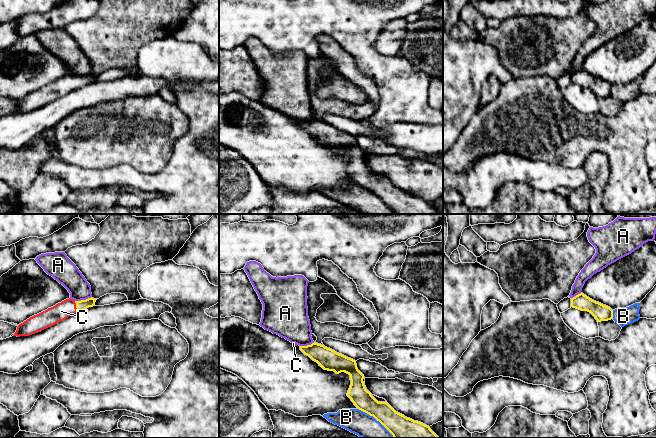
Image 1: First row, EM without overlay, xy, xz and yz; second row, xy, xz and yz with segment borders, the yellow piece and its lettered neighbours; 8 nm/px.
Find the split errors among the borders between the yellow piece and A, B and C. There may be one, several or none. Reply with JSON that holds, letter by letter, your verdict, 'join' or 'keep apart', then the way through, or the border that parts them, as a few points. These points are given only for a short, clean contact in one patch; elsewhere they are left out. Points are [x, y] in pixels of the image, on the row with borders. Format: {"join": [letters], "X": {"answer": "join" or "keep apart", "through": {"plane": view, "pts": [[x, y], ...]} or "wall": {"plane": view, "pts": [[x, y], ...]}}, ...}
{"join": ["C"], "A": {"answer": "keep apart"}, "B": {"answer": "keep apart"}, "C": {"answer": "join", "through": {"plane": "xy", "pts": [[81, 305], [76, 306], [69, 306], [61, 311]]}}}

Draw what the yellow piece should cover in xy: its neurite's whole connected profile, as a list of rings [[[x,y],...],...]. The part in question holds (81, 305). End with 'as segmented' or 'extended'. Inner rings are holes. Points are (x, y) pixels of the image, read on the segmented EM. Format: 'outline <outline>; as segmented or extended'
outline [[[92,297],[81,301],[75,301],[71,298],[66,299],[19,324],[13,336],[29,336],[41,332],[42,330],[65,320],[78,311],[93,307],[96,300],[97,299]]]; extended

